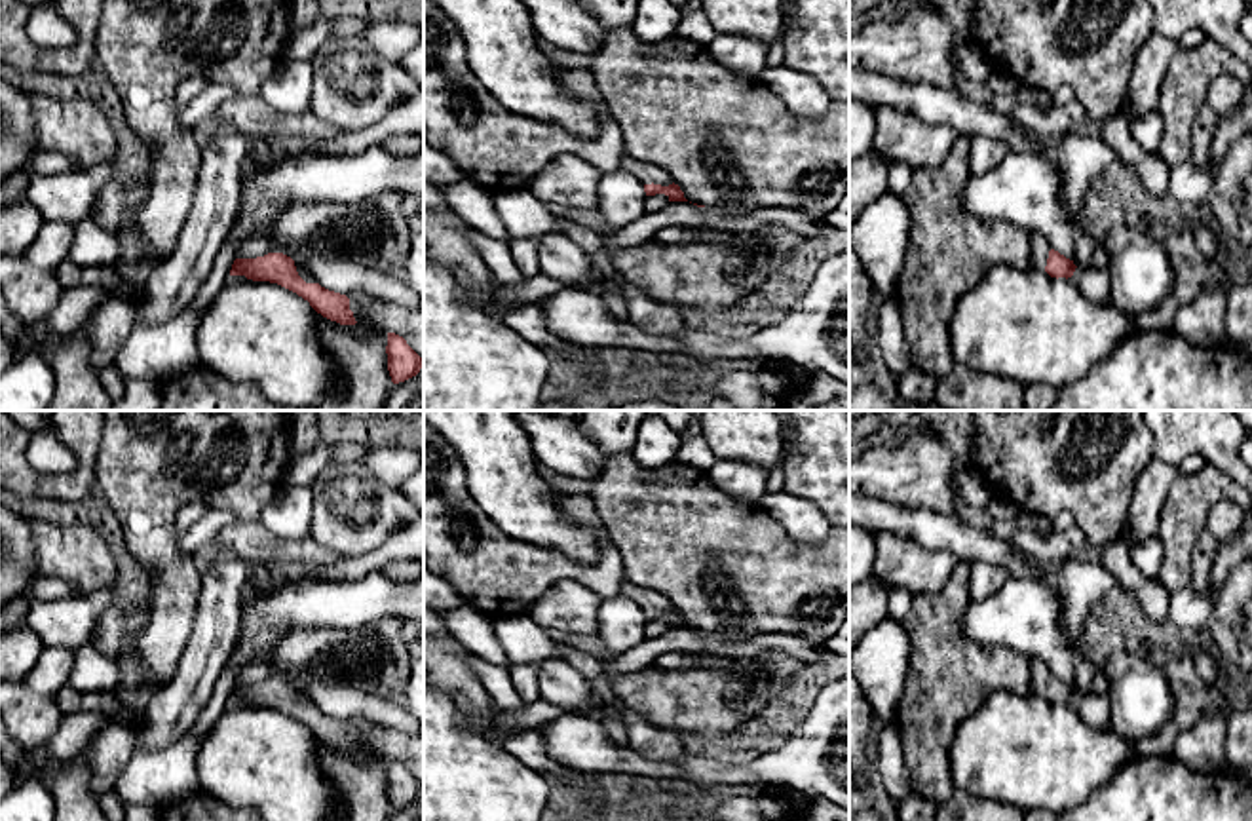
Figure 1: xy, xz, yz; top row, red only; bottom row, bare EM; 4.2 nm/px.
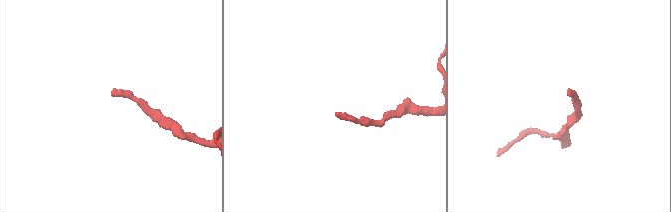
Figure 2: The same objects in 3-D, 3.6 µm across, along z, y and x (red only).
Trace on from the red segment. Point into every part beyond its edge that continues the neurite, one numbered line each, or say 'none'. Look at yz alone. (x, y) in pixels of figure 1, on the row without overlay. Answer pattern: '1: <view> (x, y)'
1: yz (1040, 673)

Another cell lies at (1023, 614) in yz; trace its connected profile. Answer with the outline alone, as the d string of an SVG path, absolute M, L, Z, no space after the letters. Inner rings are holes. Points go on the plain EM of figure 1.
M1011 576L992 597L971 599L963 633L977 644L1037 658L1051 675L1070 686L1075 682L1079 656L1060 629L1060 599L1047 582Z

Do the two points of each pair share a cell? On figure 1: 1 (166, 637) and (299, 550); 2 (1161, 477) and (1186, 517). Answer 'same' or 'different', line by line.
1: different
2: different

